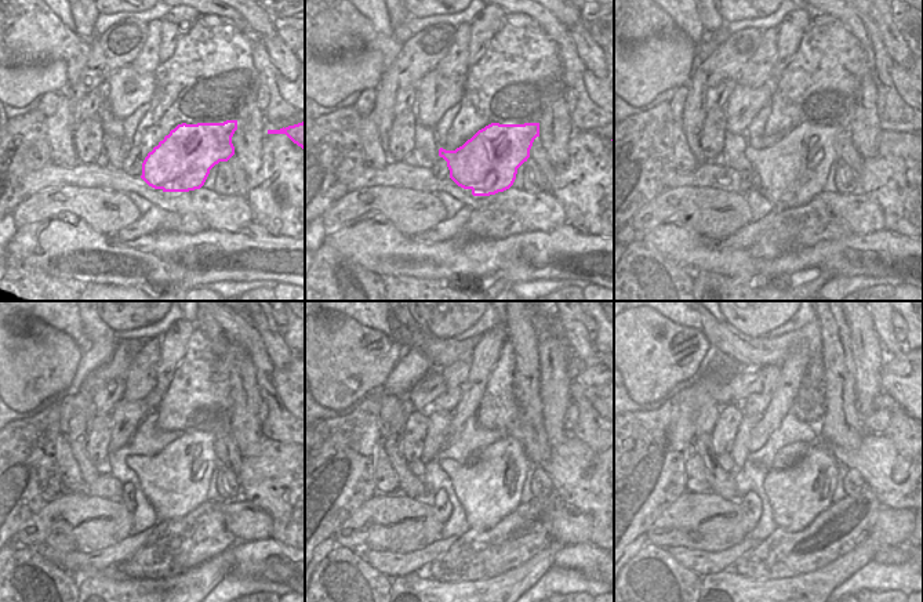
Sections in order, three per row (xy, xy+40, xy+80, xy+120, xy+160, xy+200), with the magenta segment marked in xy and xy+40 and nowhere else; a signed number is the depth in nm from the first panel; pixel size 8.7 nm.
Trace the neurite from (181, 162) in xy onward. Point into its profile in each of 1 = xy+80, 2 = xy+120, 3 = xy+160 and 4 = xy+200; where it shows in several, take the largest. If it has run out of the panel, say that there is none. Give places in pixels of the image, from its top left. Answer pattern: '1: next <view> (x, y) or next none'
1: next xy+80 (792, 171)
2: next xy+120 (175, 481)
3: next xy+160 (490, 488)
4: next xy+200 (796, 494)

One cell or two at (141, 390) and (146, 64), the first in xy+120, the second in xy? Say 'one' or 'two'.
one

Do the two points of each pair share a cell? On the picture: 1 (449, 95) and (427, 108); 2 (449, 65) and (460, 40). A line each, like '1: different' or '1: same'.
1: same
2: same

